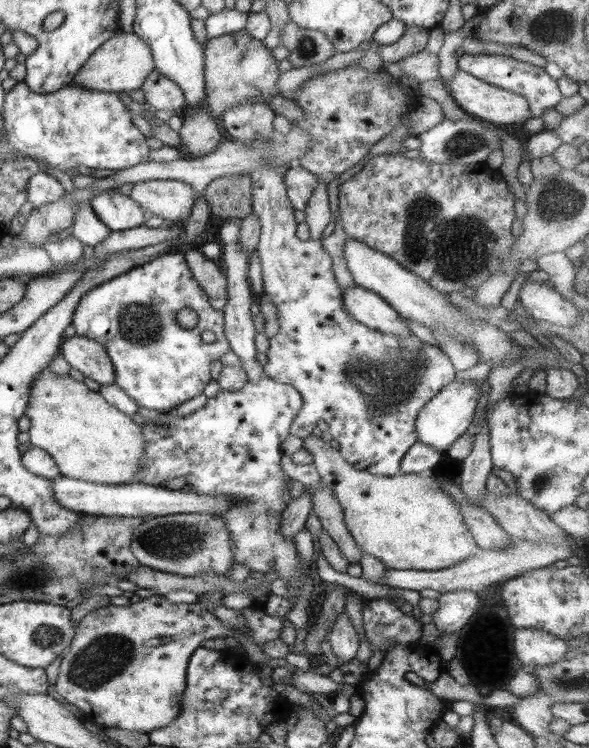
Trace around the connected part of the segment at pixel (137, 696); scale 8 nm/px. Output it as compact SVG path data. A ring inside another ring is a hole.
M162 595L151 596L128 606L106 605L86 614L75 626L75 635L68 653L60 662L56 691L70 704L77 706L95 724L103 728L119 728L134 732L152 732L174 723L180 716L186 690L187 666L196 648L209 638L234 637L244 648L246 658L259 665L270 665L271 656L264 654L252 638L223 625L201 604L170 603Z

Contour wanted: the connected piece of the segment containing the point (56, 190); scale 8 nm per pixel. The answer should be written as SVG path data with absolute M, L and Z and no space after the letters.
M44 170L33 174L27 184L27 200L32 202L33 208L56 202L65 196L65 188Z

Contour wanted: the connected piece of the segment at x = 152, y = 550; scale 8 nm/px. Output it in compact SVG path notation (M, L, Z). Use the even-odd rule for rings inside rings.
M170 514L143 520L134 530L130 548L142 566L184 577L204 572L226 575L228 568L236 564L224 520L210 514Z

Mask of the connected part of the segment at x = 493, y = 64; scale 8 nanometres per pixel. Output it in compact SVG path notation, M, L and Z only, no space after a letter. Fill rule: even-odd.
M464 53L457 60L457 65L460 70L484 82L488 82L488 84L511 90L516 94L521 94L522 98L526 98L526 102L528 102L528 106L530 106L530 117L531 120L534 121L541 119L544 115L544 110L548 110L548 108L555 109L564 98L562 93L560 93L560 89L558 89L556 80L542 67L518 61L513 57L505 55L486 55L483 53L477 55Z

